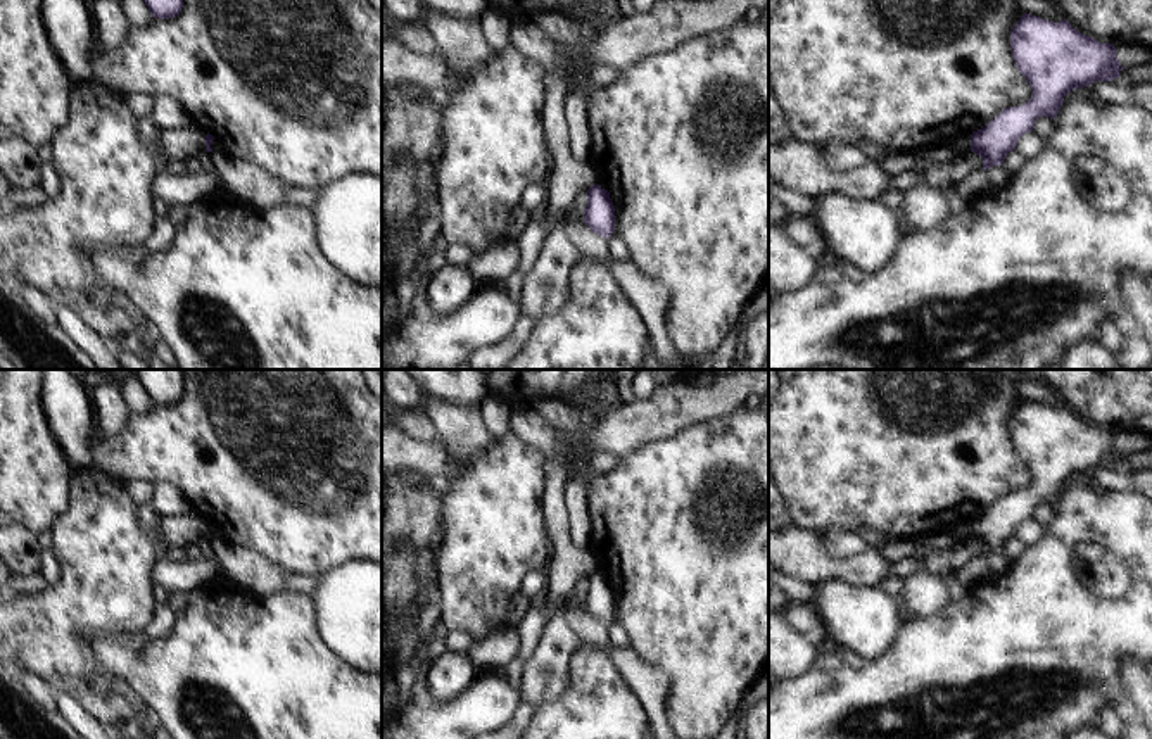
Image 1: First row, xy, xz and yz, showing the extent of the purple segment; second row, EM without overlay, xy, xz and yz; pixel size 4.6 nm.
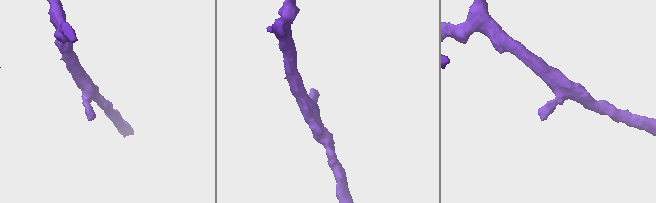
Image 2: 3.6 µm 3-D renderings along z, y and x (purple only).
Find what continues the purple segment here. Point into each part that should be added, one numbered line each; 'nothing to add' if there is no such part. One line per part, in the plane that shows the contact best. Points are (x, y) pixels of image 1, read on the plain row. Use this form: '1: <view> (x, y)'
nothing to add

